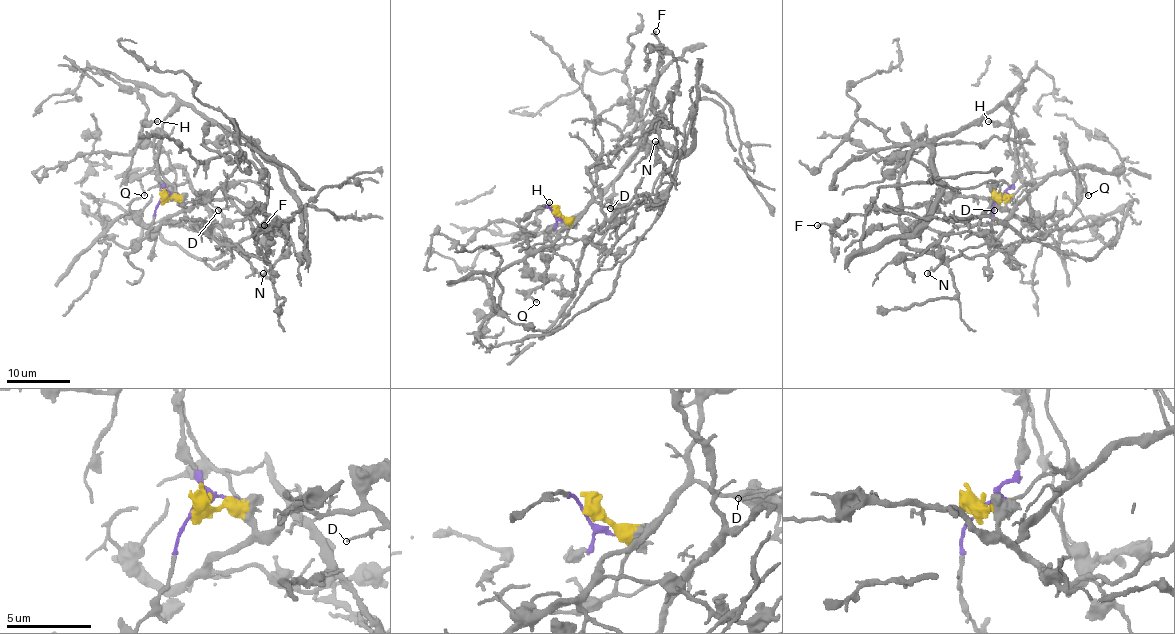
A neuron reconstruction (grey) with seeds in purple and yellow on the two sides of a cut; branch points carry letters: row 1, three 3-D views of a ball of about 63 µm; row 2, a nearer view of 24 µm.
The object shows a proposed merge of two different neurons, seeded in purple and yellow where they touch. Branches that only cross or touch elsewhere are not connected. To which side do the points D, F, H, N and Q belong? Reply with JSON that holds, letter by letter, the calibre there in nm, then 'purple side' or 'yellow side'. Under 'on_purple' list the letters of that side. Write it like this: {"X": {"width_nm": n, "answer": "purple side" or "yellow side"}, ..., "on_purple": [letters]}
{"D": {"width_nm": 130, "answer": "yellow side"}, "F": {"width_nm": 200, "answer": "purple side"}, "H": {"width_nm": 170, "answer": "purple side"}, "N": {"width_nm": 110, "answer": "yellow side"}, "Q": {"width_nm": 140, "answer": "yellow side"}, "on_purple": ["F", "H"]}

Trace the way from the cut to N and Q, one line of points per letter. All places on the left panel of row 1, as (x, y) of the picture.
N: (162, 199), (175, 197), (186, 207), (202, 199), (229, 199), (256, 229), (285, 234), (288, 250), (263, 274)
Q: (162, 199), (175, 197), (183, 207), (160, 224), (180, 226), (184, 207), (164, 152), (138, 178), (144, 196)

